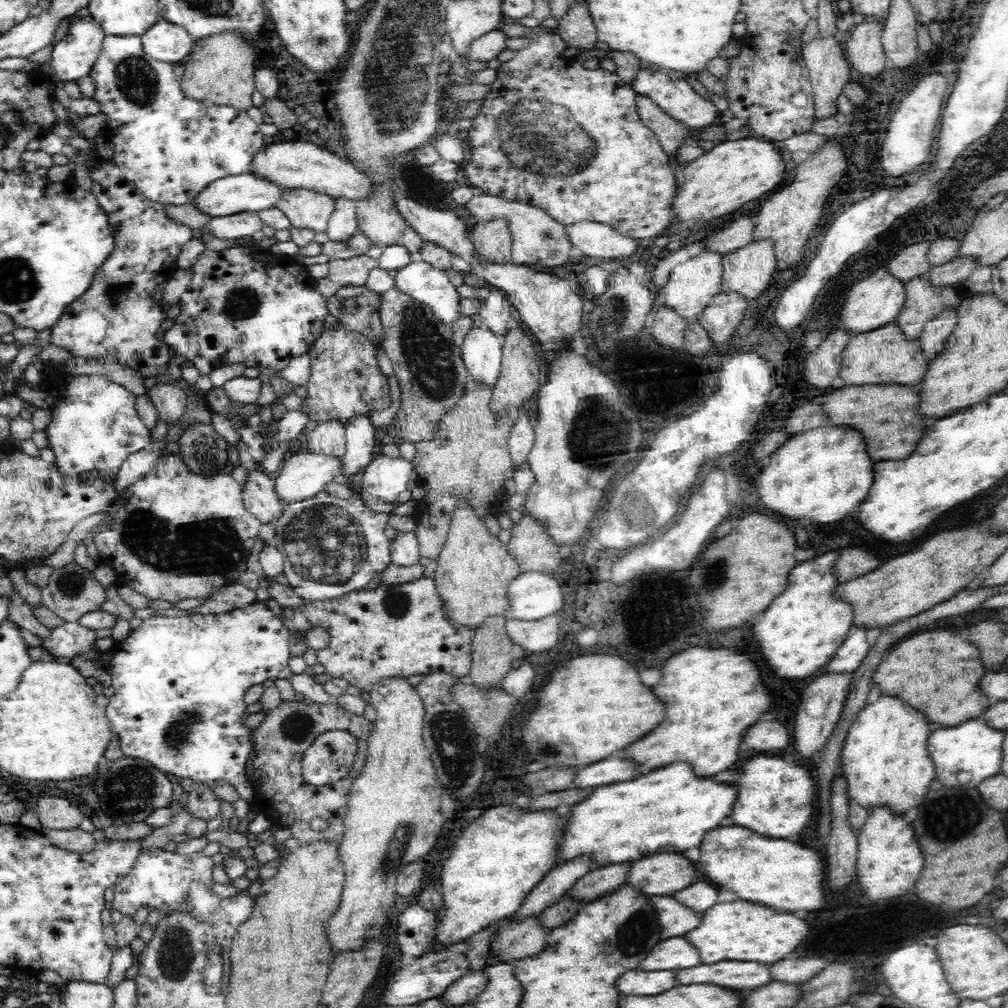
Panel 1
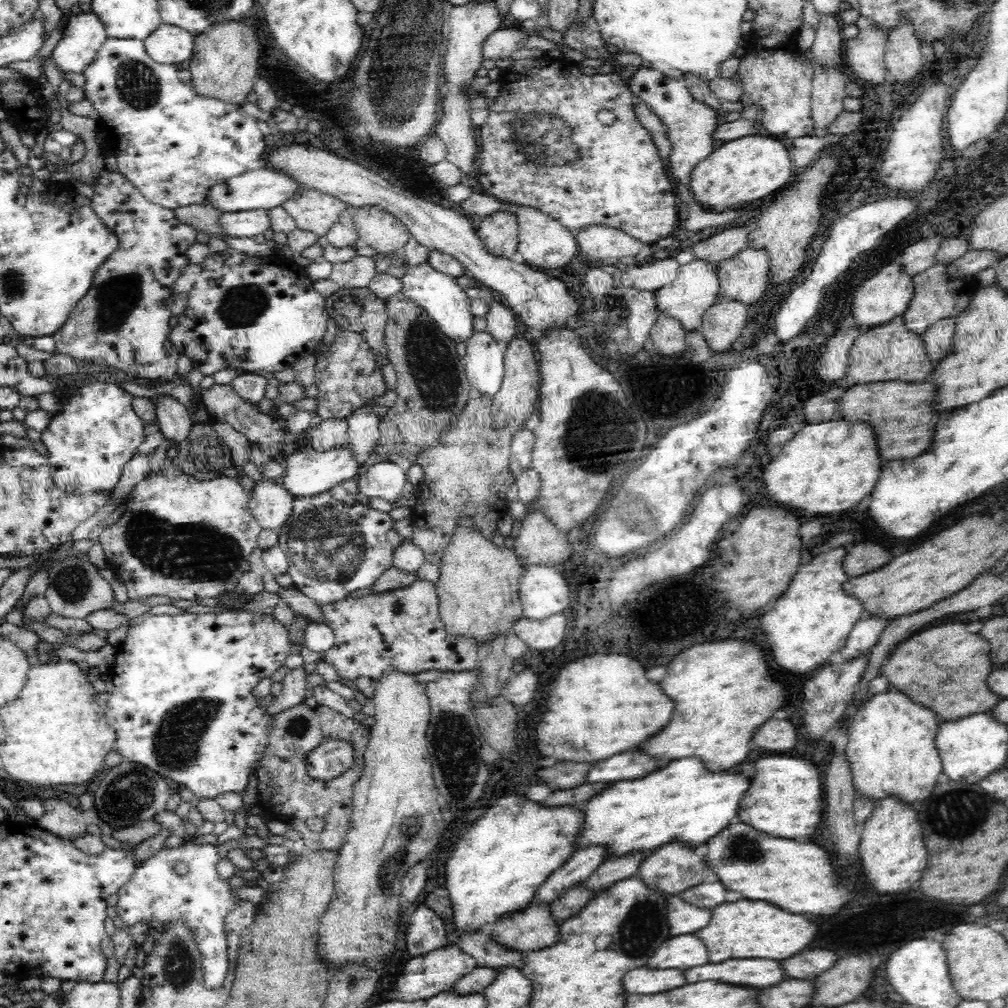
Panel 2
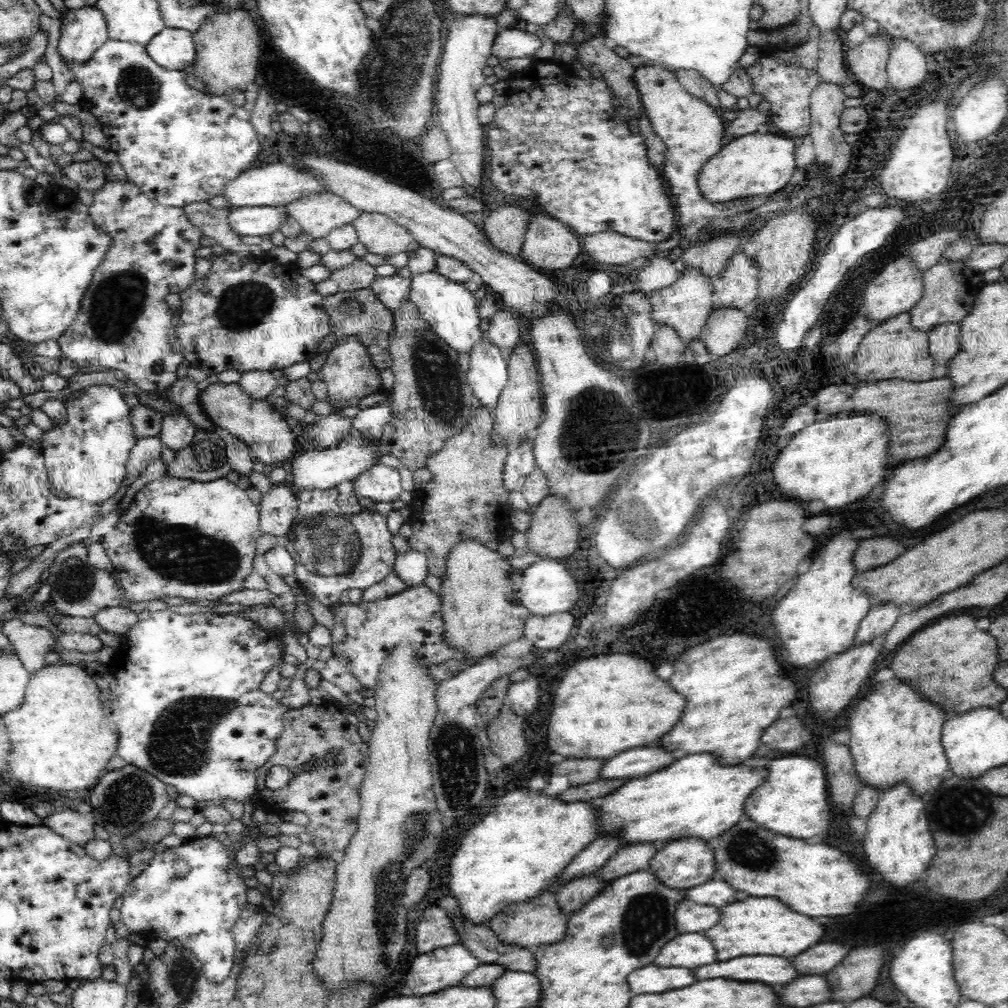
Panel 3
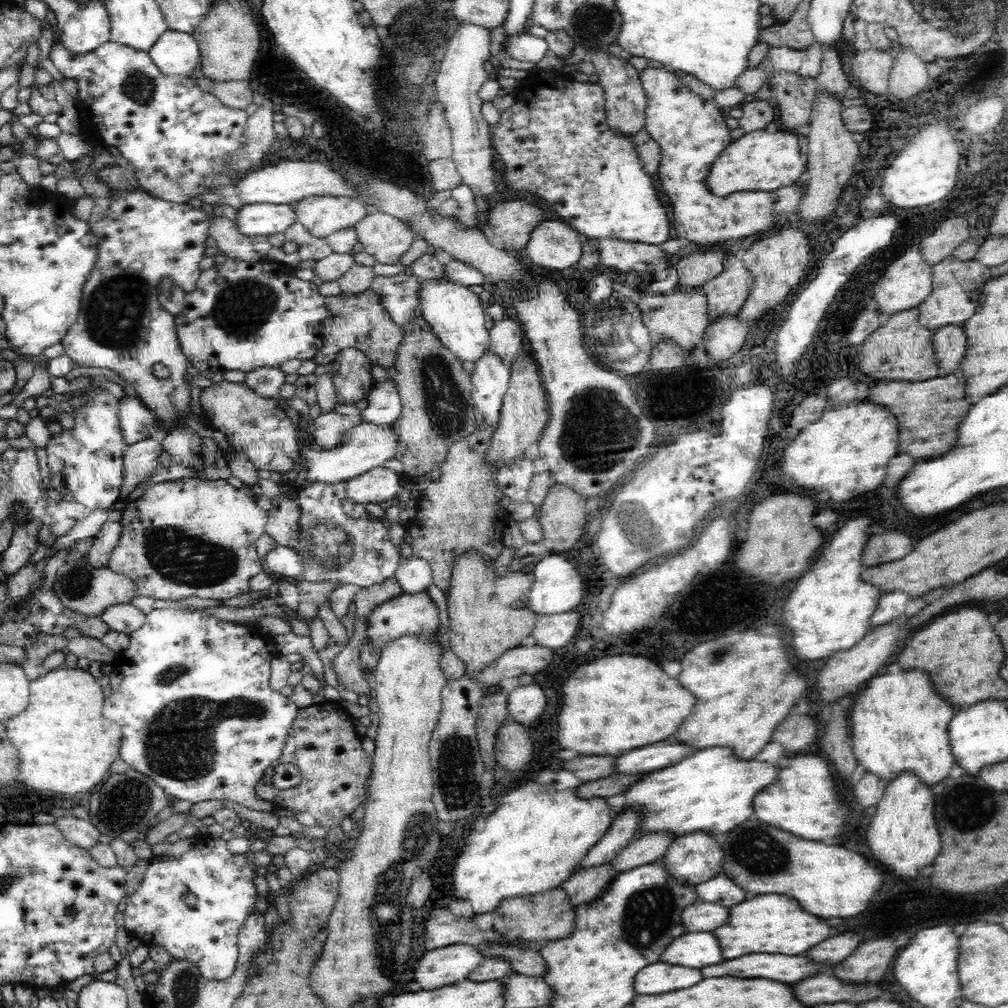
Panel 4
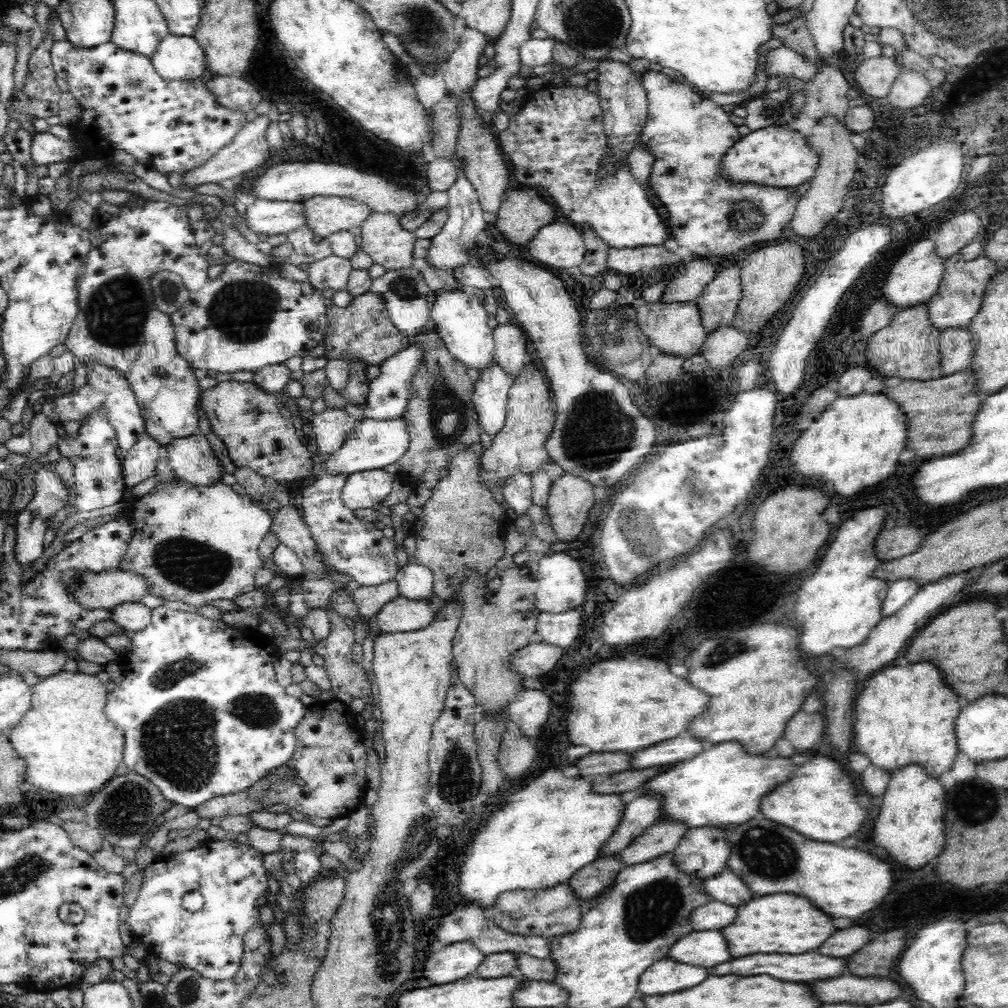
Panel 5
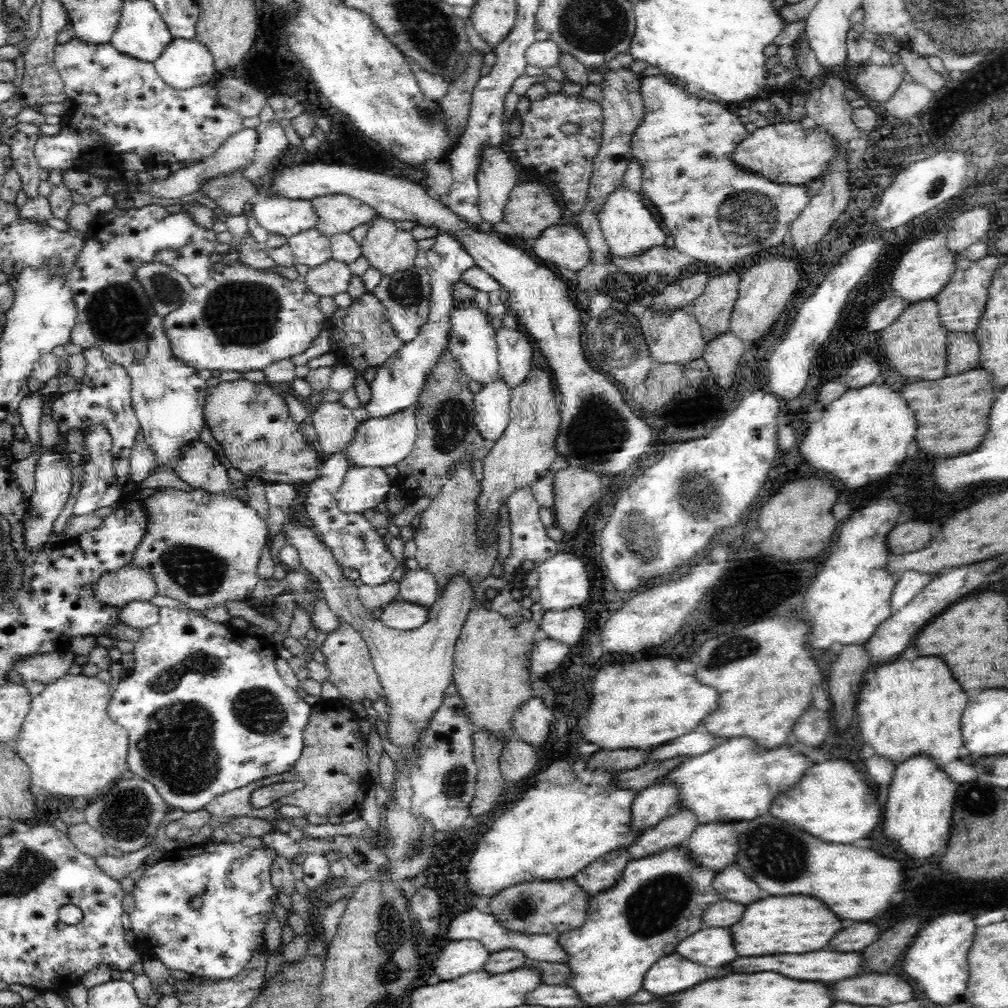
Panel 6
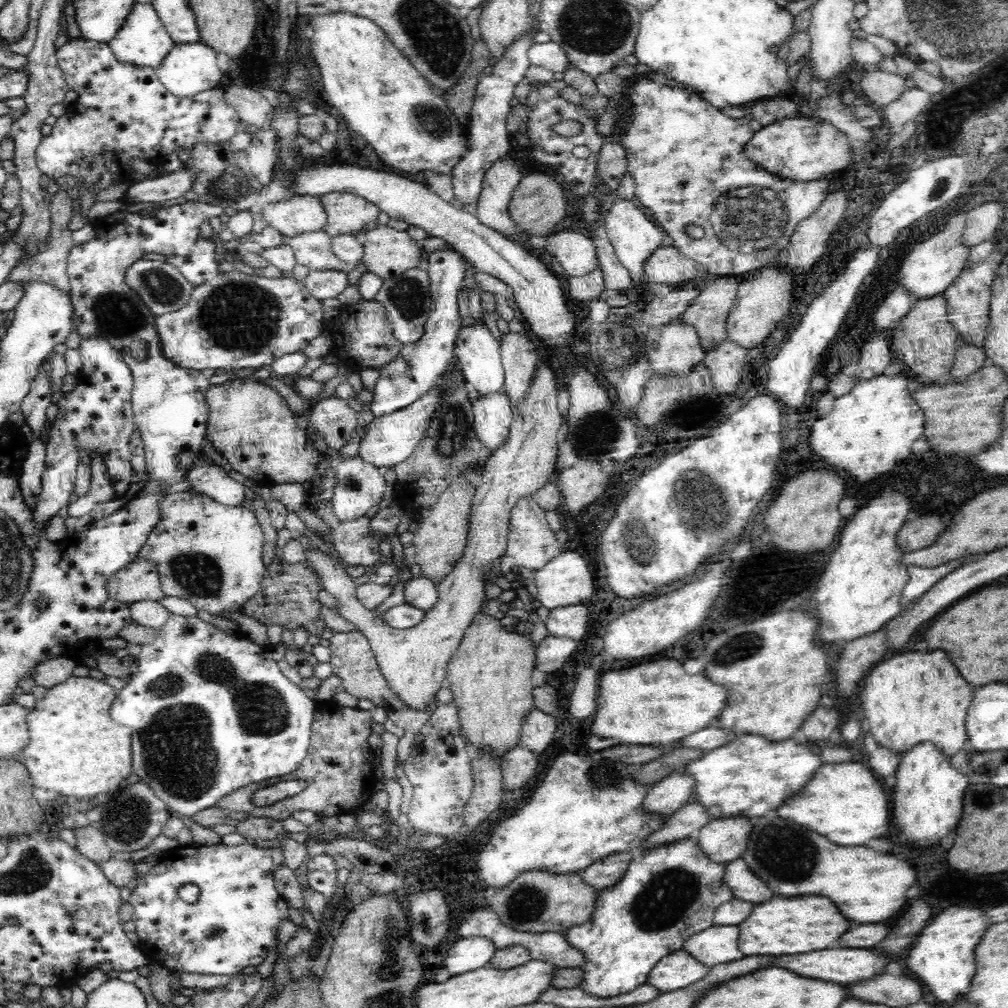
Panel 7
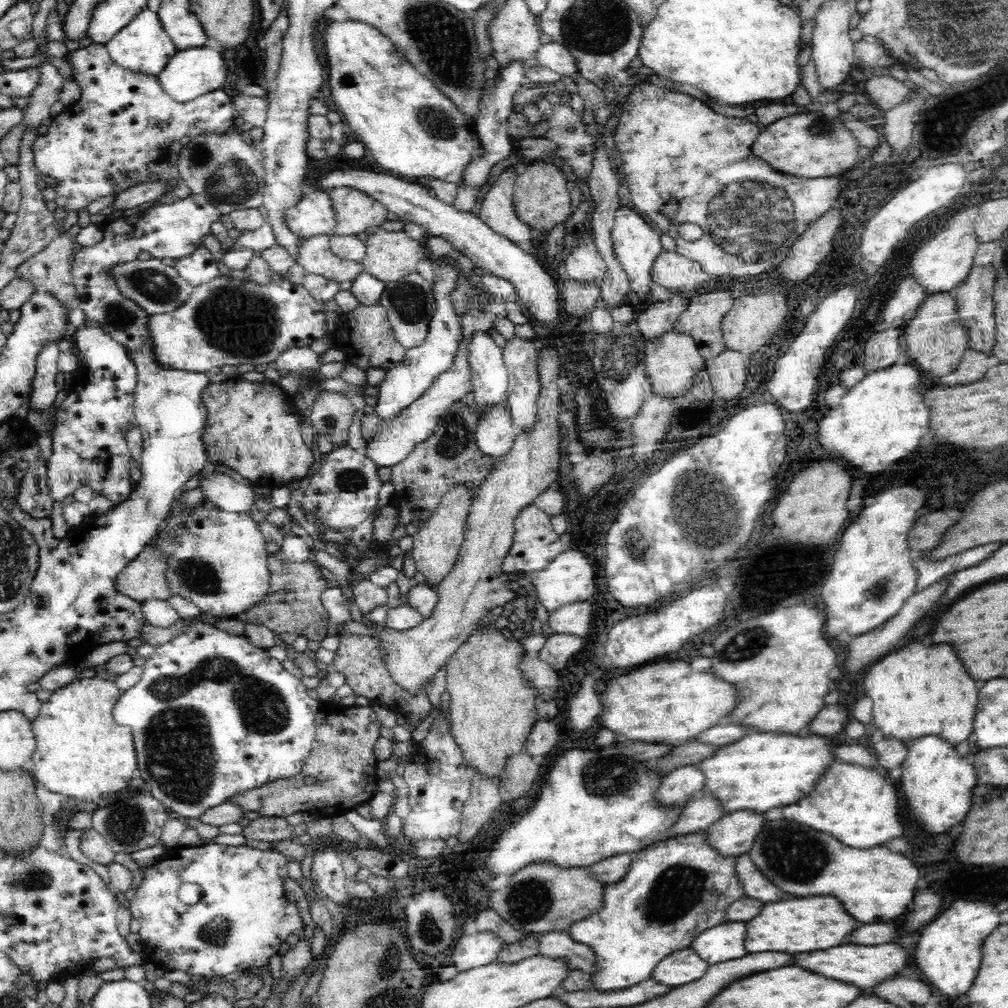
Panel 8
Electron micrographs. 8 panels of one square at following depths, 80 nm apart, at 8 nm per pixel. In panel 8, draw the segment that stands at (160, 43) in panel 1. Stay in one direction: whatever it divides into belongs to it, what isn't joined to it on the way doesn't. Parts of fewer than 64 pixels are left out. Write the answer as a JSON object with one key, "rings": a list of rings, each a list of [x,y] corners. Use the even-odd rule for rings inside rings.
{"rings":[[[189,47],[187,50],[176,52],[168,64],[158,74],[159,81],[166,94],[176,102],[188,102],[208,91],[227,87],[227,71],[220,51],[204,47]]]}

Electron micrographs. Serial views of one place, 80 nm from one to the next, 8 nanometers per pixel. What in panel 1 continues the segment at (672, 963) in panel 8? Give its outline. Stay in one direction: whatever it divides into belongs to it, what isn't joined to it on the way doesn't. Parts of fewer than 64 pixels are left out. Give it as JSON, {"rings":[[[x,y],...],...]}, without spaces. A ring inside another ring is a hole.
{"rings":[[[628,970],[620,976],[618,990],[622,994],[634,994],[634,996],[654,996],[662,994],[664,990],[670,990],[676,986],[672,982],[670,970],[656,970],[656,972],[644,972],[644,970]]]}

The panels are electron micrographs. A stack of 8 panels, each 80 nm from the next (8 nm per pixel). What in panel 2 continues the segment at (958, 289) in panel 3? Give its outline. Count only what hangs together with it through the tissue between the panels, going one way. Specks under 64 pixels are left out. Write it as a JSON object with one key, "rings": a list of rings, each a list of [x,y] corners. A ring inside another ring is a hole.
{"rings":[[[934,263],[924,272],[913,276],[913,296],[908,304],[908,308],[901,316],[904,317],[904,325],[909,333],[922,335],[928,326],[932,326],[934,322],[942,320],[942,318],[956,318],[958,314],[972,300],[975,292],[979,288],[976,275],[970,277],[948,277],[946,275],[948,263]]]}

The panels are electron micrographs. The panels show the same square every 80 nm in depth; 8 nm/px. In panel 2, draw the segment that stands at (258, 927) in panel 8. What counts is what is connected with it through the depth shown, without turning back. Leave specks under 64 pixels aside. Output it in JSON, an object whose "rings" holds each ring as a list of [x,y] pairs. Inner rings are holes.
{"rings":[[[185,841],[175,848],[164,847],[156,851],[150,858],[144,858],[135,866],[134,874],[128,882],[120,887],[115,906],[116,914],[125,924],[148,924],[152,920],[162,922],[187,922],[191,926],[196,947],[200,949],[203,968],[204,985],[208,989],[218,989],[223,986],[226,974],[230,968],[228,959],[228,939],[225,931],[225,920],[232,906],[239,898],[232,892],[230,882],[220,878],[216,864],[220,862],[218,847],[214,844],[196,845]],[[178,862],[186,862],[188,872],[178,875],[174,867]]]}

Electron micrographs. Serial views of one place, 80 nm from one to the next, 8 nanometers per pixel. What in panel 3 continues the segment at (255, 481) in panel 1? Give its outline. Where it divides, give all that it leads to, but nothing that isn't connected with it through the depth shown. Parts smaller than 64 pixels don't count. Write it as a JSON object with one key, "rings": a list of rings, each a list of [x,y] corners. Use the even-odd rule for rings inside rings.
{"rings":[[[273,485],[268,492],[262,493],[262,503],[256,507],[260,511],[261,532],[275,536],[282,542],[296,519],[296,491],[286,486]]]}

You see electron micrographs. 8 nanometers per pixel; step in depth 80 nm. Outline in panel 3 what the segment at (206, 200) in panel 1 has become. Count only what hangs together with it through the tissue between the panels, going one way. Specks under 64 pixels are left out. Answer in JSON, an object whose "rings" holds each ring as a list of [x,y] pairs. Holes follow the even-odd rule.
{"rings":[[[284,162],[270,163],[262,166],[262,168],[254,167],[248,169],[240,174],[238,178],[225,183],[221,189],[232,206],[240,207],[281,207],[298,200],[298,198],[302,198],[304,195],[314,192],[327,192],[317,178],[313,178],[311,174],[308,174],[305,170],[300,170],[300,168],[284,165]]]}

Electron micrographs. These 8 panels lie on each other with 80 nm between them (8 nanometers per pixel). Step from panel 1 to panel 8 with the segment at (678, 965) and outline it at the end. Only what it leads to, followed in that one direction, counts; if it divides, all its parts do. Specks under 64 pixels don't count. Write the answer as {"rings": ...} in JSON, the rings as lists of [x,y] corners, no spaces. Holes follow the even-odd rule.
{"rings":[[[744,922],[720,924],[698,935],[690,948],[694,948],[708,964],[742,958],[748,954],[744,950],[744,930]]]}

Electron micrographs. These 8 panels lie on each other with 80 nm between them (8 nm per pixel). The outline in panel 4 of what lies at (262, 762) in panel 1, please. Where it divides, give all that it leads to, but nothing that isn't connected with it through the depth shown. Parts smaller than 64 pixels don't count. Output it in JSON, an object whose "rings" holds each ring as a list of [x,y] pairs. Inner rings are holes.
{"rings":[[[326,700],[302,708],[297,712],[292,728],[288,730],[284,754],[277,763],[290,762],[300,768],[301,782],[288,789],[275,788],[271,783],[271,769],[264,772],[255,793],[262,800],[269,800],[276,808],[289,808],[295,812],[310,812],[319,826],[326,826],[329,833],[323,838],[331,854],[340,852],[350,837],[344,835],[340,825],[346,816],[362,804],[371,761],[362,749],[350,714],[335,701]]]}

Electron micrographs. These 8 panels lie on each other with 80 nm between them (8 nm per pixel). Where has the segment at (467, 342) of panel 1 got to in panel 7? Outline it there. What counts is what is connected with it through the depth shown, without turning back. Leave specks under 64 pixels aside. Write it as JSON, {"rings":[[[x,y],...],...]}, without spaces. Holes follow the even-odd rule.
{"rings":[[[498,389],[479,395],[473,402],[472,412],[475,435],[488,450],[496,450],[512,426],[512,402],[506,391]]]}

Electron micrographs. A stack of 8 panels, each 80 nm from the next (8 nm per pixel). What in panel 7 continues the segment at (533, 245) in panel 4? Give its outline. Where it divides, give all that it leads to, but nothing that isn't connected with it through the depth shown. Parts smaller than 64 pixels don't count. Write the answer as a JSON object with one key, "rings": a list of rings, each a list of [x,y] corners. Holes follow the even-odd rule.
{"rings":[[[570,228],[550,231],[540,252],[554,256],[570,277],[584,276],[599,267],[593,240]]]}

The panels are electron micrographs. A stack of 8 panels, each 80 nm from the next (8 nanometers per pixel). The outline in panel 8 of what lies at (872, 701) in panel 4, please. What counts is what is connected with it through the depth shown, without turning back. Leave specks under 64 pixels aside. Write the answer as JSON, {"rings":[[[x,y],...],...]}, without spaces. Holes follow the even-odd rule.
{"rings":[[[910,642],[868,667],[863,684],[866,694],[874,702],[874,724],[882,730],[883,736],[892,736],[910,746],[917,738],[936,735],[956,747],[966,741],[972,732],[981,683],[971,680],[968,673],[964,672],[964,666],[960,666],[960,660],[956,658],[956,650],[952,650],[952,646],[924,646],[922,642],[918,642],[916,646],[916,642]]]}

